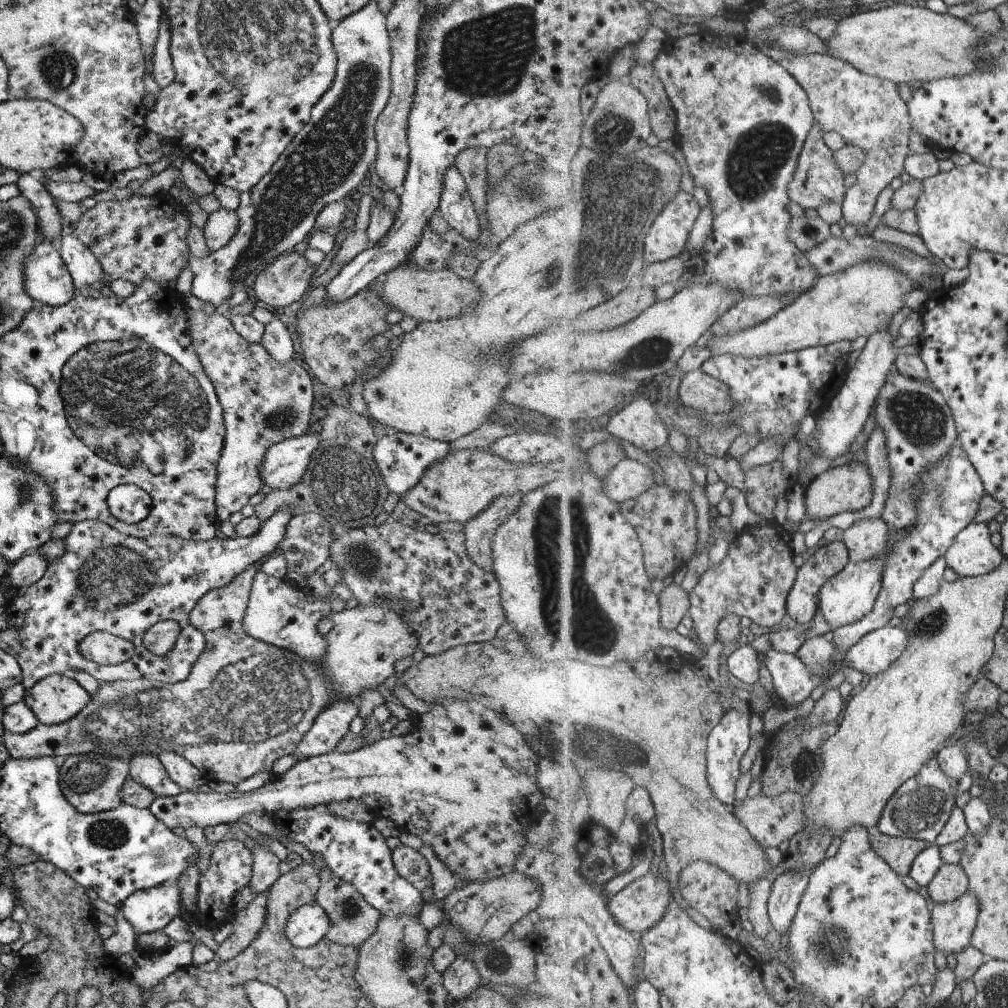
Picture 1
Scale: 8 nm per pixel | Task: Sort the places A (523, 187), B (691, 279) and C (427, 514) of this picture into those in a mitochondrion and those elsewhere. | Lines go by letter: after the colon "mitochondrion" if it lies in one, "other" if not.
A: mitochondrion
B: other
C: other

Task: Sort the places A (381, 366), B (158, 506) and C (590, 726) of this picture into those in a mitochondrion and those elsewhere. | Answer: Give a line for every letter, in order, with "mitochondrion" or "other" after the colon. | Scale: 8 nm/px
A: other
B: other
C: mitochondrion

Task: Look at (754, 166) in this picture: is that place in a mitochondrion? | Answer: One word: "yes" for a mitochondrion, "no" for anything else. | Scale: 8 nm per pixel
yes

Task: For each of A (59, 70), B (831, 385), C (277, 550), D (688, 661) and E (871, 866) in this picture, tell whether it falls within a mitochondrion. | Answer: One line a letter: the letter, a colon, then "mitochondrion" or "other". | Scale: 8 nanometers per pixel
A: mitochondrion
B: other
C: other
D: other
E: other

